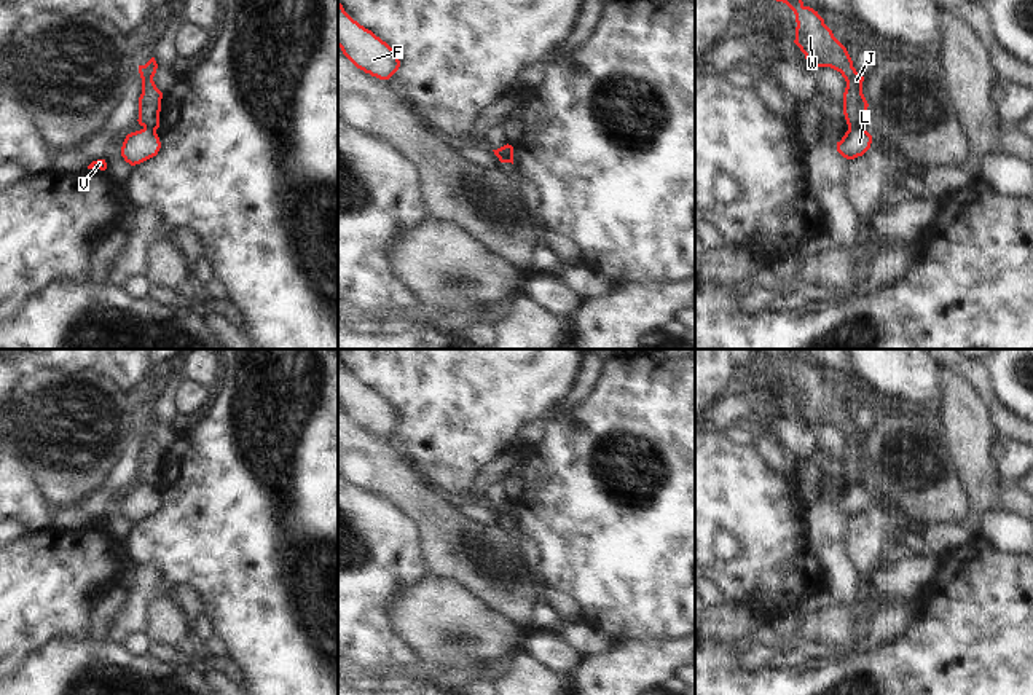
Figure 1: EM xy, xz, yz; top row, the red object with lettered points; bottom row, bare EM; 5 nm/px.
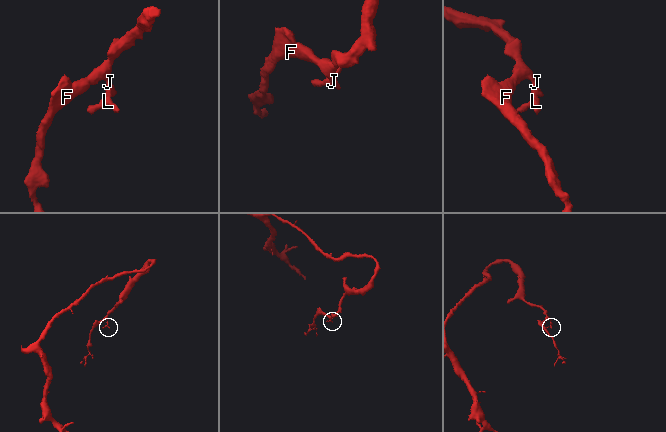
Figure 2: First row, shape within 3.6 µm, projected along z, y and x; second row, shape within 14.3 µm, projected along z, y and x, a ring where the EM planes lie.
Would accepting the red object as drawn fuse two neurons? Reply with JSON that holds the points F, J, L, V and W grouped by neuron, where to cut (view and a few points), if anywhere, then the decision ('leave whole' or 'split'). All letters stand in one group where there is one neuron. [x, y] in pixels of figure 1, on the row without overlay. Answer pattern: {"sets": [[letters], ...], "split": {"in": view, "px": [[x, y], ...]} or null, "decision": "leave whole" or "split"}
{"sets": [["F", "J", "W"], ["L", "V"]], "split": {"in": "yz", "px": [[864, 483], [848, 486]]}, "decision": "split"}

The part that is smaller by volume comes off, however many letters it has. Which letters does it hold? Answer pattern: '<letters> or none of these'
L, V

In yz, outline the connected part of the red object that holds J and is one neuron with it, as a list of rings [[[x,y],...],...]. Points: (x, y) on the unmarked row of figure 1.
[[[760,349],[768,355],[786,360],[795,371],[794,400],[805,411],[808,426],[831,424],[846,438],[843,450],[843,472],[848,486],[866,485],[869,480],[867,457],[862,451],[864,434],[856,429],[846,405],[834,394],[824,376],[805,363],[797,349]]]

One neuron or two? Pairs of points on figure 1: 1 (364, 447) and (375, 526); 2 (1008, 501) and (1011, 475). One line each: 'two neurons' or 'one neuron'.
1: two neurons
2: two neurons

